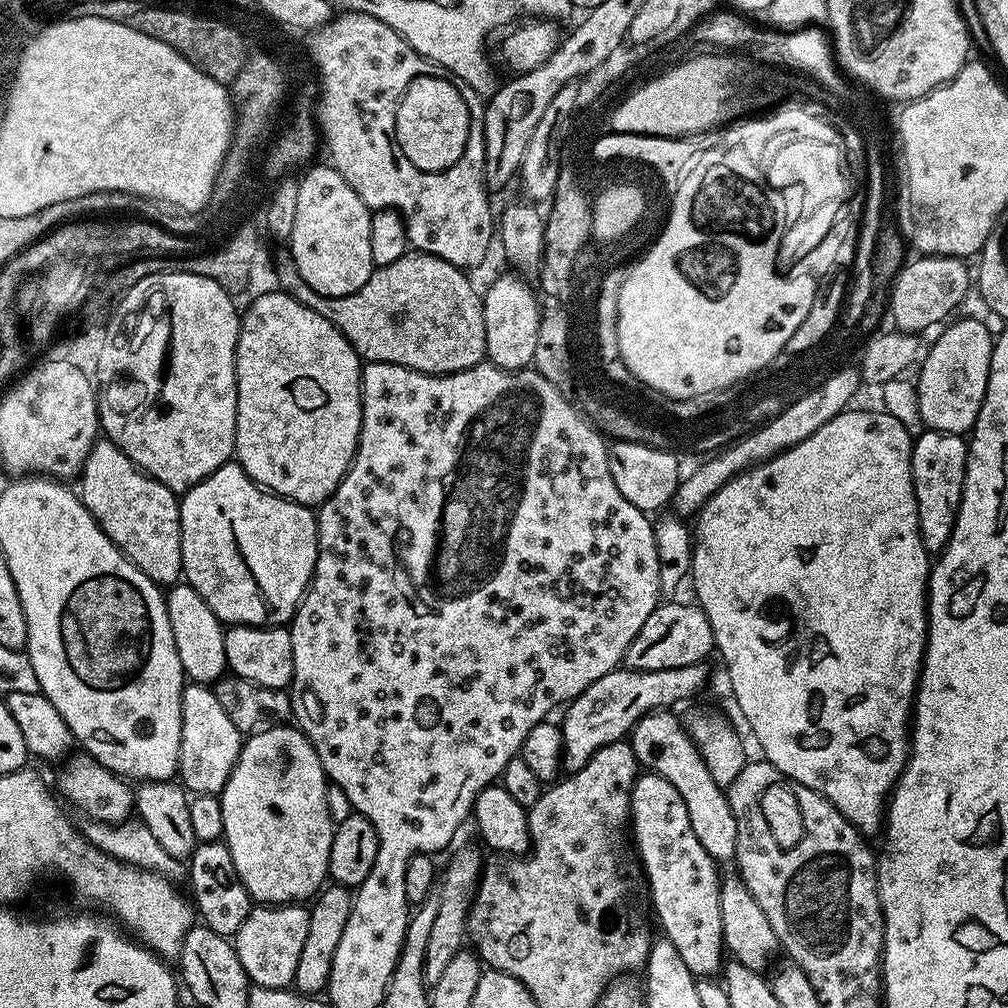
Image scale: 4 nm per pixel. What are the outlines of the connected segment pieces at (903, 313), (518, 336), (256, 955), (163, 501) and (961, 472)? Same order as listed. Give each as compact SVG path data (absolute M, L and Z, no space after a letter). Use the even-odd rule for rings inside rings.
M923 254L909 259L892 281L890 289L890 318L897 329L913 334L923 333L923 328L943 325L948 315L959 306L968 292L970 272L959 256L926 256Z
M512 274L516 276L500 276L492 285L488 288L488 293L485 291L483 293L482 299L484 302L484 321L486 322L486 356L491 363L498 365L500 368L505 368L511 372L516 372L520 368L527 368L533 363L534 360L534 350L537 349L538 341L538 328L540 322L540 311L541 311L541 301L536 298L535 294L532 293L532 288L527 284L525 277L520 274Z
M303 903L256 906L242 922L234 937L236 953L255 987L288 988L295 981L298 958L302 958L302 946L306 946L308 914Z
M107 438L97 439L84 463L84 470L78 477L78 495L86 510L96 519L96 525L112 541L120 547L120 553L146 578L161 586L171 586L181 579L184 567L182 566L182 538L180 537L180 501L177 493L171 492L162 482L150 478L140 471L114 442Z
M924 430L912 446L912 494L918 506L920 542L929 554L939 554L950 542L958 518L968 465L969 441L955 432Z

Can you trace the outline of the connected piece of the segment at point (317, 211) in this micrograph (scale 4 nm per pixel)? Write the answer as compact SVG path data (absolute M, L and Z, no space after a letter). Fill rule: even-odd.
M327 163L312 168L304 177L299 177L298 210L294 213L294 226L290 237L290 255L294 258L298 274L318 294L323 296L345 296L357 292L372 276L374 265L370 254L370 222L372 212L362 198L350 190L346 178Z

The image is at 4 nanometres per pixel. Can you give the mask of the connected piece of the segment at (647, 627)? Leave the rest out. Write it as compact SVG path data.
M661 602L656 605L656 608L650 614L650 618L646 618L646 622L642 622L642 630L638 630L638 634L634 634L634 642L630 642L630 646L624 655L623 663L639 672L674 670L674 666L705 663L709 659L707 656L713 655L715 647L716 639L712 633L712 620L706 618L706 614L699 604L695 602L689 602L689 604Z

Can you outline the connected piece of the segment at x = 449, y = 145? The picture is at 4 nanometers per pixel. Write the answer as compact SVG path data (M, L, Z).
M442 69L440 72L432 70L422 70L416 74L410 84L404 88L402 96L396 98L394 102L394 112L392 112L392 140L396 144L396 150L400 154L408 156L408 160L416 168L426 168L426 170L438 170L454 164L462 154L466 154L468 138L472 136L472 126L476 126L476 104L470 100L470 90L462 86L462 78L458 78L450 70Z

